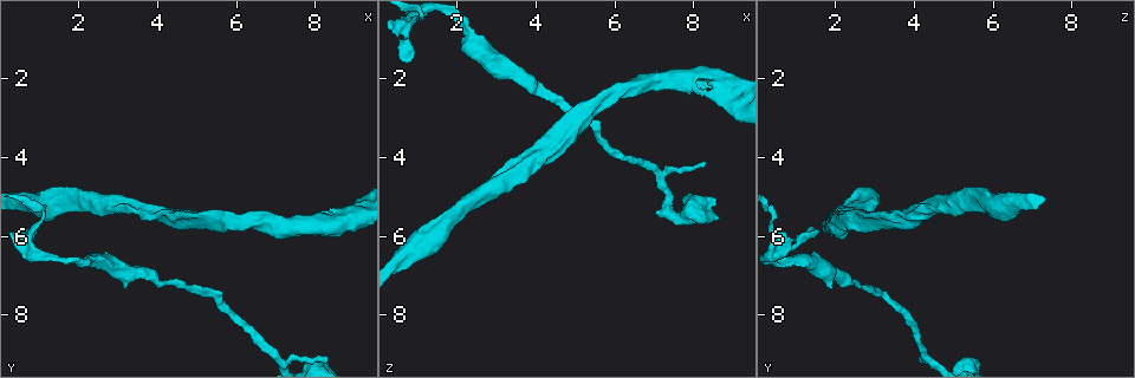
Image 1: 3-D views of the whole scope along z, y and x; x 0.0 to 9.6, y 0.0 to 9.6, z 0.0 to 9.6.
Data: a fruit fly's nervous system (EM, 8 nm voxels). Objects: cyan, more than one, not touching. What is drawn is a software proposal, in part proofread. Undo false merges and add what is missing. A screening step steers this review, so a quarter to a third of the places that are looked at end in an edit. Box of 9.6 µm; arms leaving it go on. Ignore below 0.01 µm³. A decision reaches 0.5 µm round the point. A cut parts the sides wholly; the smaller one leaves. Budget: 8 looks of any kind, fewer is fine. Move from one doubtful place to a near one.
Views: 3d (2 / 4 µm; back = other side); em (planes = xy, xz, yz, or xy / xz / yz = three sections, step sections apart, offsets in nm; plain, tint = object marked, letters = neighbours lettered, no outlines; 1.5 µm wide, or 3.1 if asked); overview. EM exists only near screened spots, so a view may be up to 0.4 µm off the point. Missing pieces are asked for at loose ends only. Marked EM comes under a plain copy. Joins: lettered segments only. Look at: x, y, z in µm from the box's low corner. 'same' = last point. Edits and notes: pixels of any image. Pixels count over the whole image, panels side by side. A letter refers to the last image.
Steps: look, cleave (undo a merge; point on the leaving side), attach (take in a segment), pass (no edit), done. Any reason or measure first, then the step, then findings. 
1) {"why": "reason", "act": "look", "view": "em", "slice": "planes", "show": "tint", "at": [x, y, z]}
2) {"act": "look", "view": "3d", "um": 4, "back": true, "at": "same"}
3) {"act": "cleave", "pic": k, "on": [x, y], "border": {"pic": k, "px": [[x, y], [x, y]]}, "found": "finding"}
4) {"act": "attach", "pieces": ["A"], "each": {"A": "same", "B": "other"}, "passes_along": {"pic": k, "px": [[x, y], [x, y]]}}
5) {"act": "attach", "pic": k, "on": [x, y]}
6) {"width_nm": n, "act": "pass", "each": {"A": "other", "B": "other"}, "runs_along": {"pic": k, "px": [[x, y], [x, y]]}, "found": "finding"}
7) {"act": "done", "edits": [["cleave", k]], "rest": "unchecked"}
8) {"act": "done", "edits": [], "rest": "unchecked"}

{"why": "sharp bend", "act": "look", "view": "em", "slice": "planes", "show": "letters", "at": [8.80, 5.50, 2.45]}

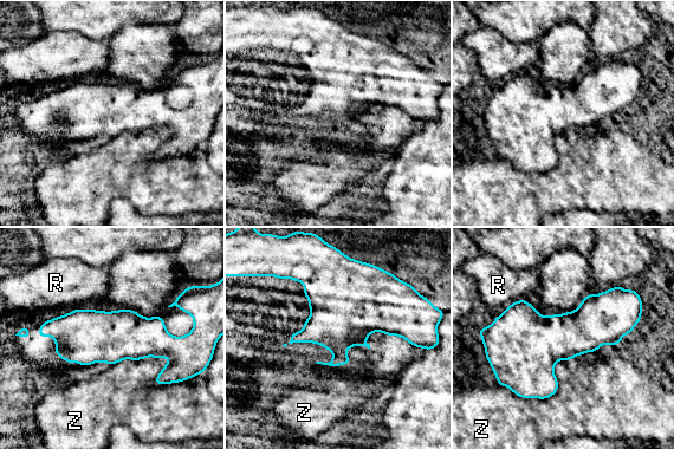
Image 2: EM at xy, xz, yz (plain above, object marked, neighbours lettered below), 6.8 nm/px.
{"act": "pass", "each": {"R": "other", "Z": "other"}, "found": "continuous, no second neuron"}

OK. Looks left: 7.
{"why": "free end", "act": "look", "view": "3d", "um": 4, "back": true, "at": [8.30, 9.10, 4.15]}

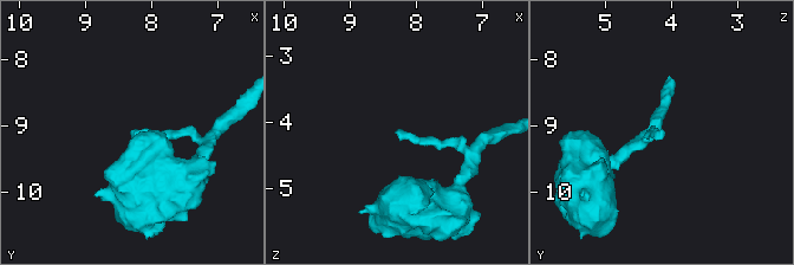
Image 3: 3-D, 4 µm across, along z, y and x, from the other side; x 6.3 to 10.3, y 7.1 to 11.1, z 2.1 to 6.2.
{"why": "need the tissue", "act": "look", "view": "em", "slice": "planes", "show": "letters", "at": [8.30, 9.10, 4.10]}

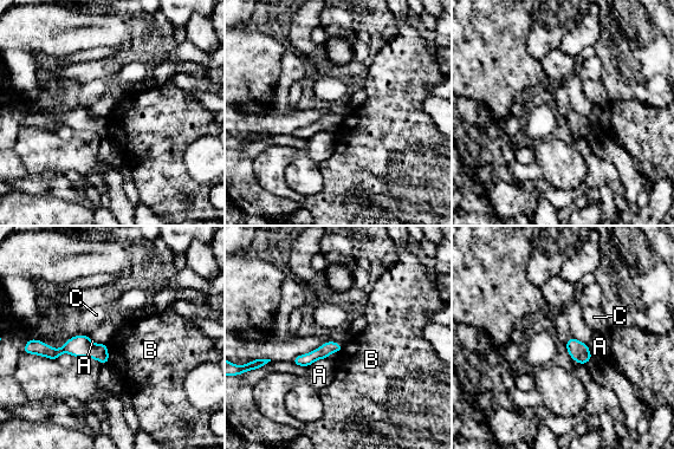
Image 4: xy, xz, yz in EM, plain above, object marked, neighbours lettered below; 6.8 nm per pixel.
{"act": "pass", "each": {"A": "other", "B": "other", "C": "other"}, "found": "no lettered segment goes on from it"}

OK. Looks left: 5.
{"why": "thick turns thin", "act": "look", "view": "em", "slice": "xz", "step": 8, "show": "tint", "at": [2.20, 6.65, 0.65]}

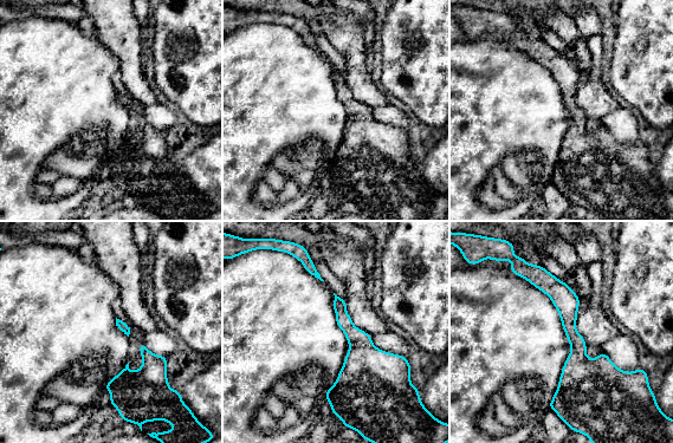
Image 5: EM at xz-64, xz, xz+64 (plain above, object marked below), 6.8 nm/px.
{"why": "cut it another way", "act": "look", "view": "em", "slice": "planes", "show": "tint", "at": "same"}

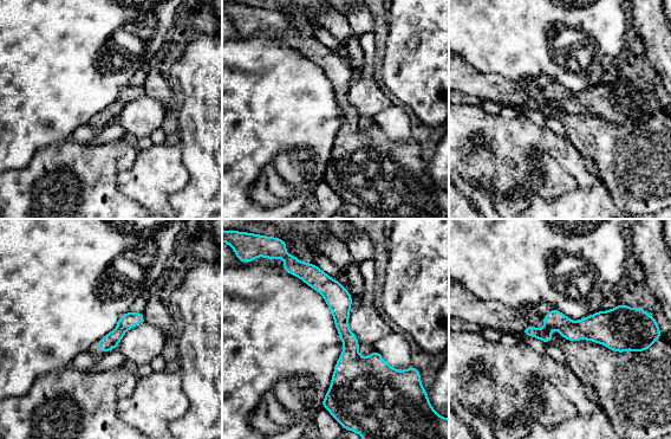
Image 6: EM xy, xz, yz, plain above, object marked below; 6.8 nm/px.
{"act": "look", "view": "em", "slice": "planes", "show": "letters", "at": "same"}

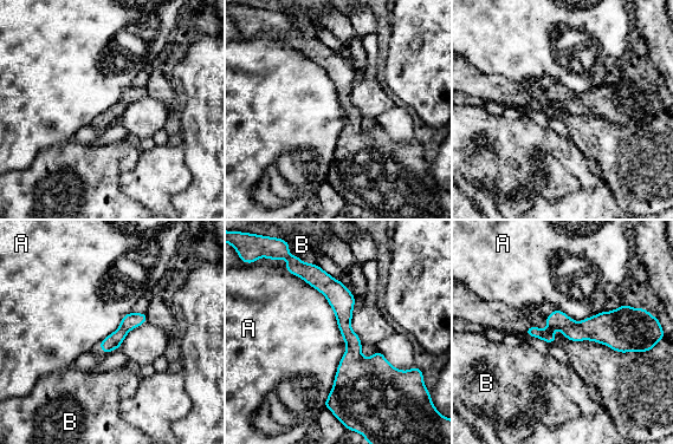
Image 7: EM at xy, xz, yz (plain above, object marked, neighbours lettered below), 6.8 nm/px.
{"longest_contact_nm": ["A", 1000], "act": "pass", "each": {"A": "other", "B": "other"}, "found": "one neuron here"}

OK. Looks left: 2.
{"act": "done", "edits": [], "rest": "unchecked"}

